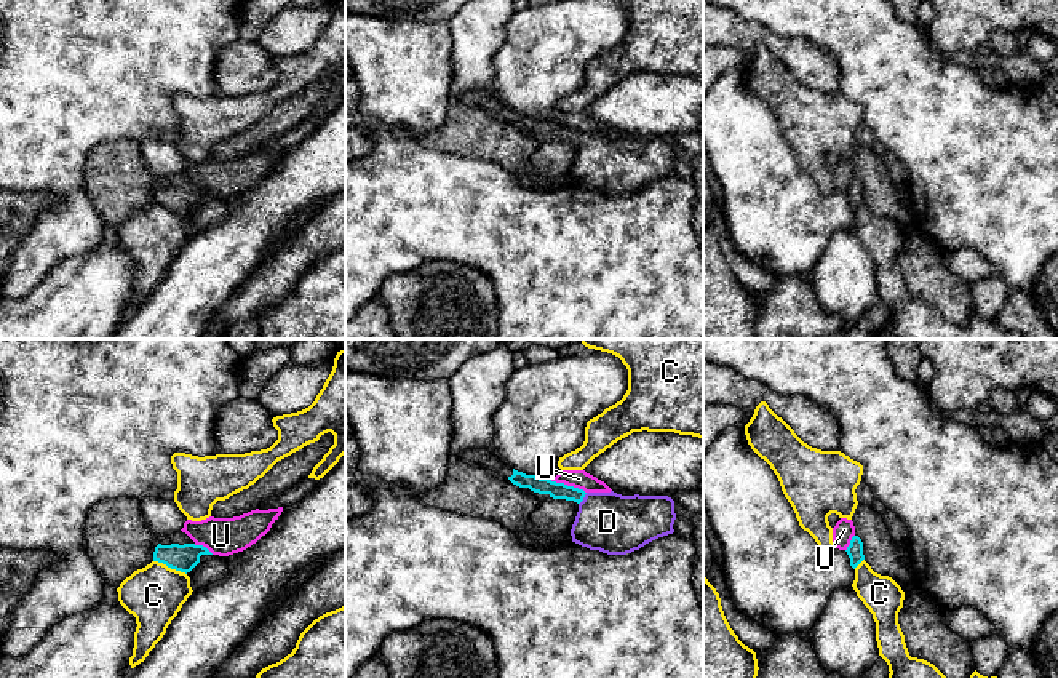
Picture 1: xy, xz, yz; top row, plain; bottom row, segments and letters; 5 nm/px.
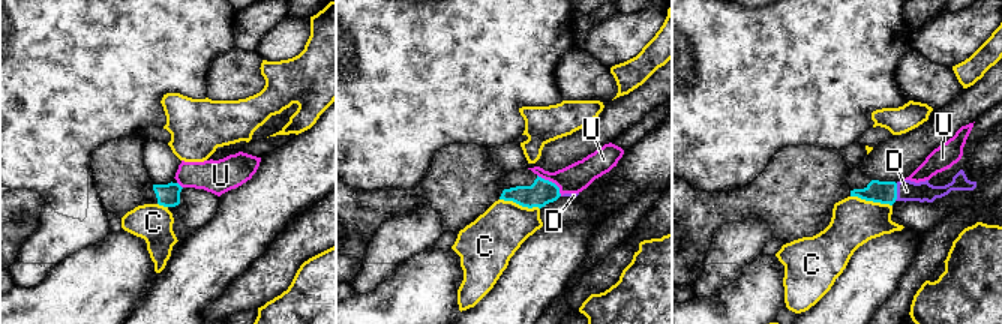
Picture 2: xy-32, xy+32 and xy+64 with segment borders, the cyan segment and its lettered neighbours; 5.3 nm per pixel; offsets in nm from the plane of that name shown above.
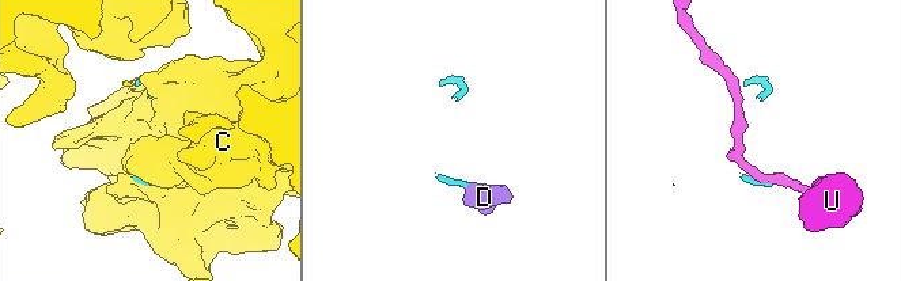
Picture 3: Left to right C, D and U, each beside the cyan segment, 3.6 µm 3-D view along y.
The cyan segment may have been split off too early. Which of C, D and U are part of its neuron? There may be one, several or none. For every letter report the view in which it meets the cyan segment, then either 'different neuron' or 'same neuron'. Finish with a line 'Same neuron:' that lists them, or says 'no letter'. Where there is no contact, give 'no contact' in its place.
C: contact in xy; different neuron
D: contact in xz; same neuron
U: contact in xz; different neuron
Same neuron: D

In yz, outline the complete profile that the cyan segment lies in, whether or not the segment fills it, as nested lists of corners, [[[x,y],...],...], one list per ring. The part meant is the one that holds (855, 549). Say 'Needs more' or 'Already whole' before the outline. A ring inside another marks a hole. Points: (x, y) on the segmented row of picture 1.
Already whole. [[[853,536],[850,545],[847,547],[847,555],[850,558],[850,566],[855,569],[863,560],[863,542],[858,536]]]

